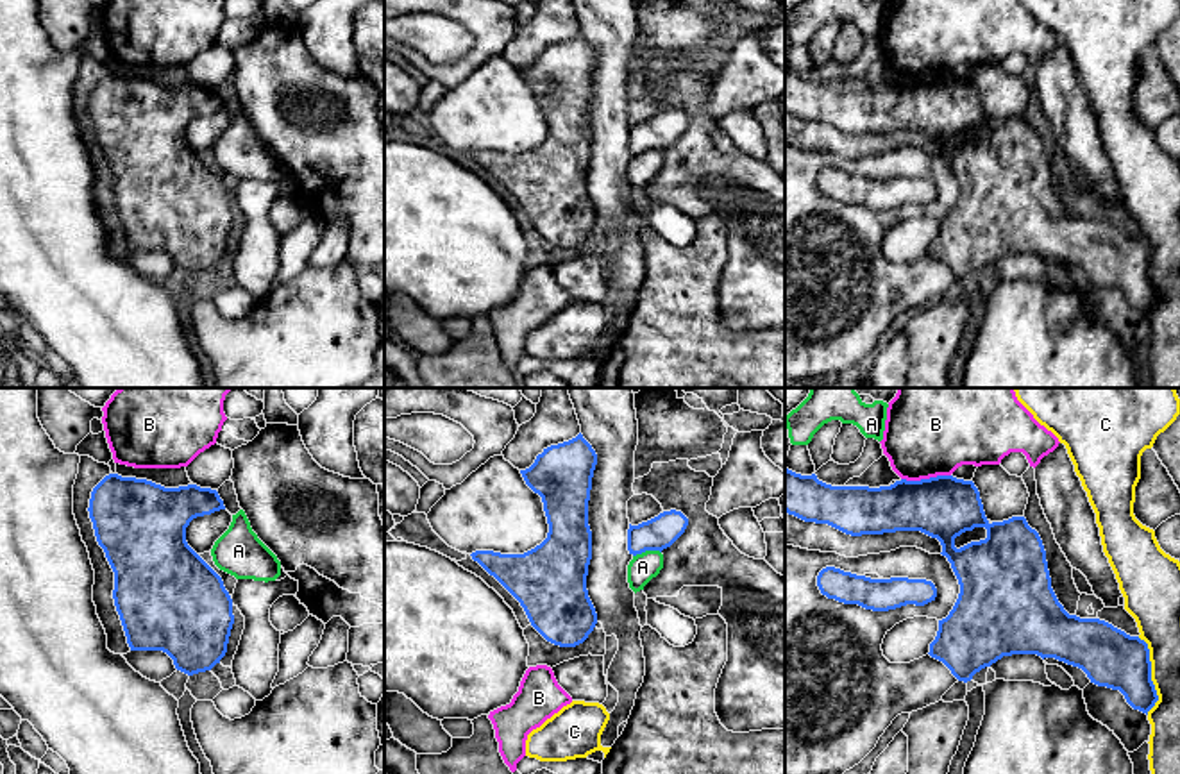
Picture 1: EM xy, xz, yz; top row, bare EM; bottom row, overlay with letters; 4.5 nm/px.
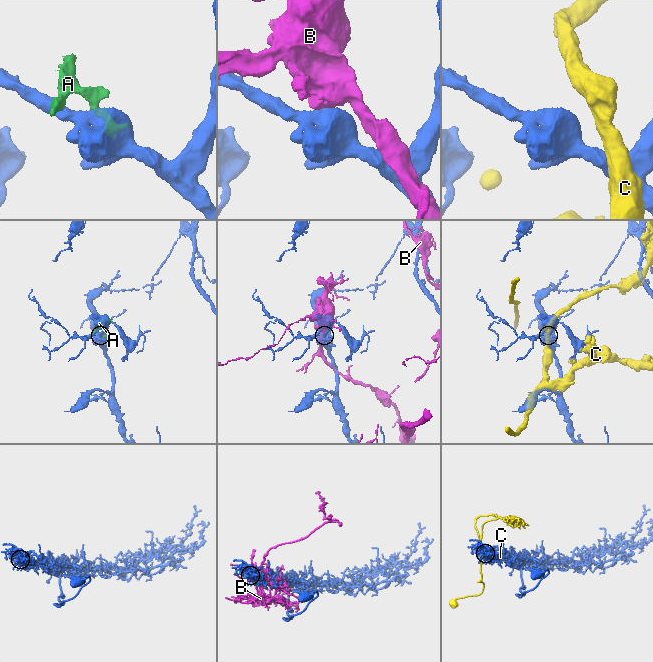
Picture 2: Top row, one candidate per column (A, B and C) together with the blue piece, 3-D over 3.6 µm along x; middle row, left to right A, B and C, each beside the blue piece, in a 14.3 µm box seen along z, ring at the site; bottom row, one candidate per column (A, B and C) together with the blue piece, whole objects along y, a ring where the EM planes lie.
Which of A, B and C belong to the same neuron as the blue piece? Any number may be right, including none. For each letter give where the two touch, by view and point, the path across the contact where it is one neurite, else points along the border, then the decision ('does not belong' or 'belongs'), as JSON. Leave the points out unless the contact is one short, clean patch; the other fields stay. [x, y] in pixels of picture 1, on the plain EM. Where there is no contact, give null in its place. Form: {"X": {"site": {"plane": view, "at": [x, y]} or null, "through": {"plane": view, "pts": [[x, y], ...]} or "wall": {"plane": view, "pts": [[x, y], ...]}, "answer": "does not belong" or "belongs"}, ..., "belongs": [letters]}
{"A": {"site": {"plane": "xz", "at": [646, 149]}, "wall": {"plane": "xz", "pts": [[660, 151], [642, 151], [633, 156]]}, "answer": "does not belong"}, "B": {"site": {"plane": "yz", "at": [925, 79]}, "answer": "does not belong"}, "C": {"site": {"plane": "yz", "at": [1150, 274]}, "answer": "does not belong"}, "belongs": []}

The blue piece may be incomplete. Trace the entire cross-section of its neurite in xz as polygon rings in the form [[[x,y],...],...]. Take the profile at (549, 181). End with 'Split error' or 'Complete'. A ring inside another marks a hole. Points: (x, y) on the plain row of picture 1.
[[[581,32],[544,48],[520,73],[542,97],[547,138],[524,154],[470,154],[520,202],[531,225],[560,247],[583,243],[597,223],[586,189],[592,159],[588,100],[595,64],[597,54]]]. Complete

